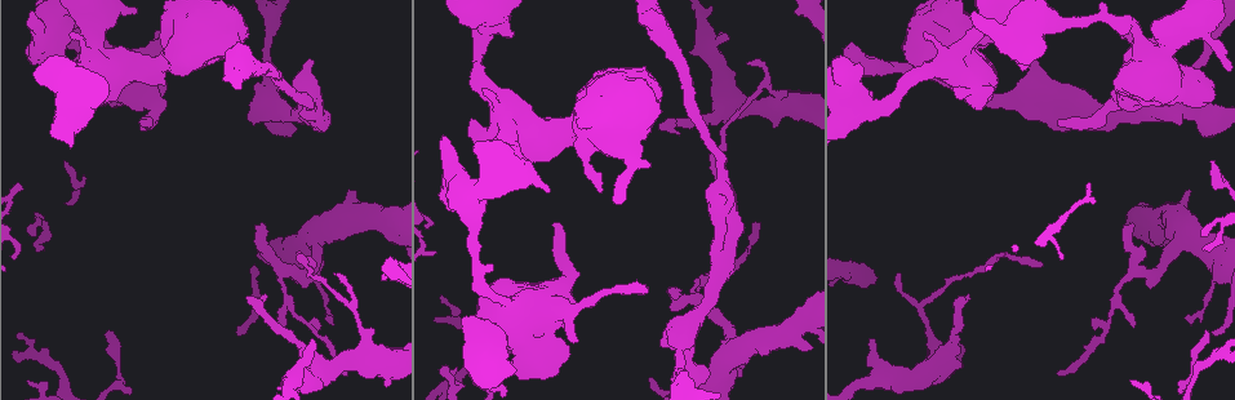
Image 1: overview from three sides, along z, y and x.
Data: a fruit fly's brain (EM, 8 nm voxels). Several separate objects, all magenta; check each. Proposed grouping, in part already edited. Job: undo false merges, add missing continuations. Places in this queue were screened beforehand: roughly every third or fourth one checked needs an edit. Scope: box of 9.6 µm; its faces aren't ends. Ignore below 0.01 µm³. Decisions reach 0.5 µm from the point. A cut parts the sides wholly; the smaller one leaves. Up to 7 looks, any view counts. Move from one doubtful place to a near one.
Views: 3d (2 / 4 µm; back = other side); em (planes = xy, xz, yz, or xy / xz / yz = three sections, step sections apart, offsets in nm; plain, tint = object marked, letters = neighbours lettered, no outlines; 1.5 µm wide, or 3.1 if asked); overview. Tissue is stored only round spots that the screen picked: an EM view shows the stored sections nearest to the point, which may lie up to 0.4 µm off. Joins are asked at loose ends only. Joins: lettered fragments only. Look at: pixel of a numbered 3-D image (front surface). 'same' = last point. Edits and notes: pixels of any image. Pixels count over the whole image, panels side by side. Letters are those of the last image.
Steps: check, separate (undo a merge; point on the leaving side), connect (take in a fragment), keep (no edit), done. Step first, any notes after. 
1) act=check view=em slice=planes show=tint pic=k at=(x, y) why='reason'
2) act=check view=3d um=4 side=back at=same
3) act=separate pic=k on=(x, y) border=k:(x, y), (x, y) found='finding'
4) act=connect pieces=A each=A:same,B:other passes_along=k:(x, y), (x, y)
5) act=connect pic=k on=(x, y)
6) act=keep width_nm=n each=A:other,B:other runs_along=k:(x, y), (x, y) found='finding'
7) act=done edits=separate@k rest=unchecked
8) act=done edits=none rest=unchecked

act=check view=3d um=2 pic=1 at=(1208, 331)

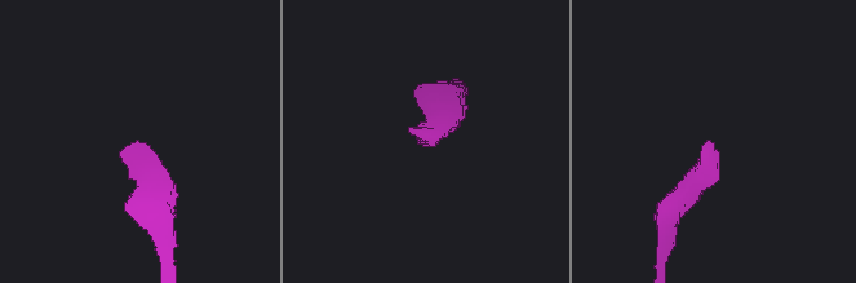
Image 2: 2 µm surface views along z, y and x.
act=check view=em slice=xz step=4 show=letters pic=2 at=(425, 137)

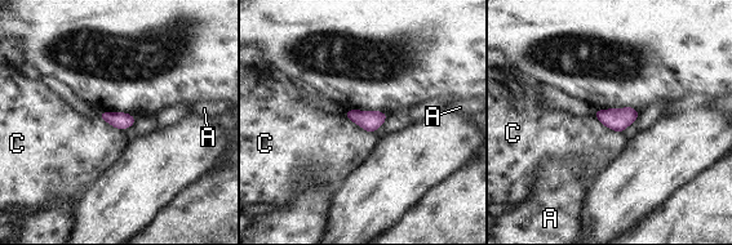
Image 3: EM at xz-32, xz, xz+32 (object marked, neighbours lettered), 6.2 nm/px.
act=check view=em slice=planes show=letters at=same

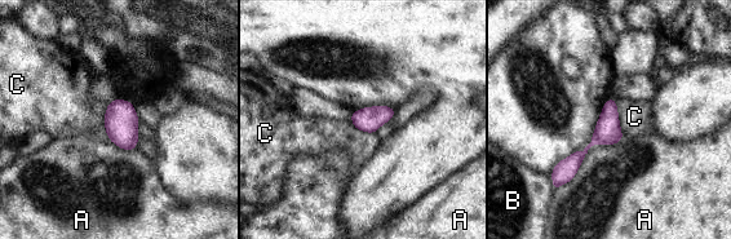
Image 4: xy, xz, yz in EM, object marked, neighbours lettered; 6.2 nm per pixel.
act=keep each=A:other,B:other,C:other found='no lettered fragment goes on from it'

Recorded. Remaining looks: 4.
act=check view=3d um=2 pic=1 at=(729, 200) why='thick turns thin'

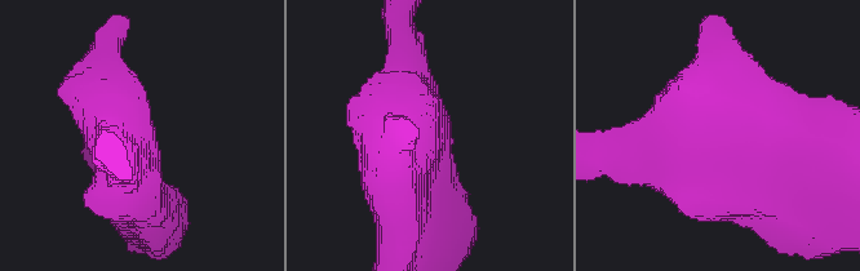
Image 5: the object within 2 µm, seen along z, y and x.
act=check view=em slice=planes show=tint pic=5 at=(717, 169)

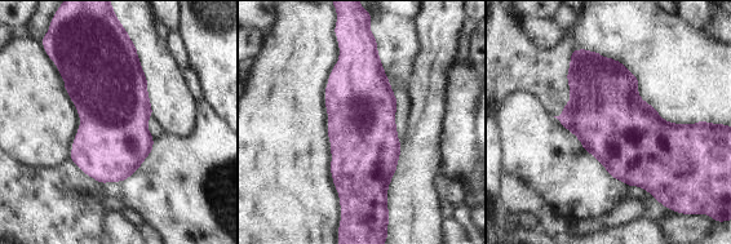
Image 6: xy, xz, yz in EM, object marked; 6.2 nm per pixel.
act=check view=em slice=planes show=letters at=same why='see the neighbours'

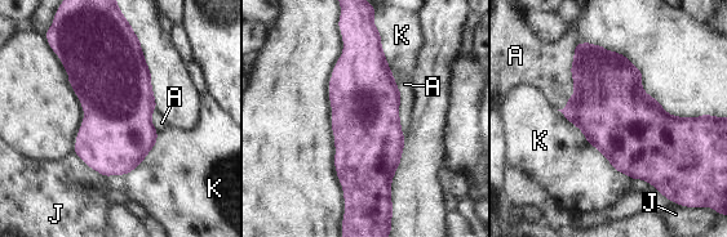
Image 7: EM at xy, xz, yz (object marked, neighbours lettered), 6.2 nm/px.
act=keep each=A:other,J:other,K:other border=7:(577, 41), (573, 94), (558, 110) found='one neuron here'

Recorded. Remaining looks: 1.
act=done edits=none rest=unchecked

